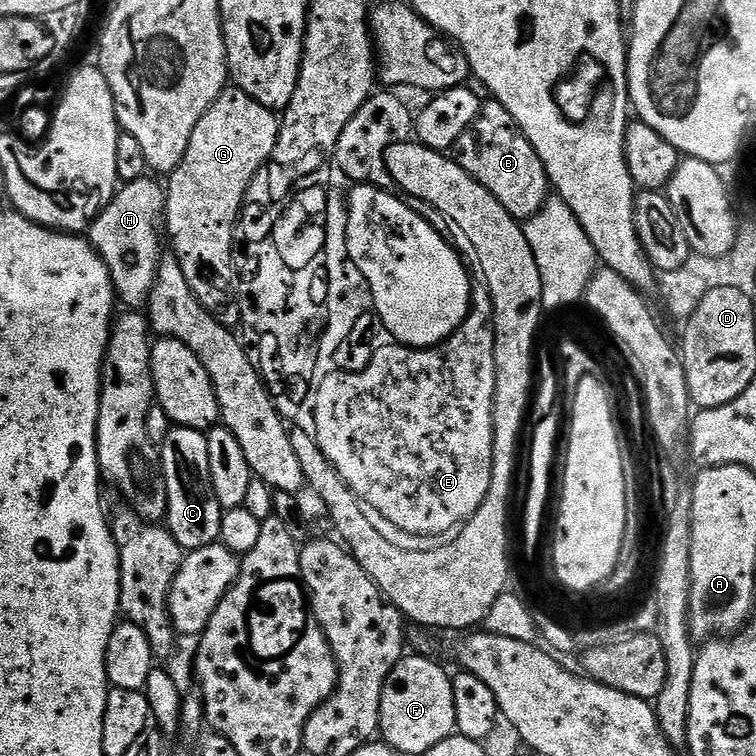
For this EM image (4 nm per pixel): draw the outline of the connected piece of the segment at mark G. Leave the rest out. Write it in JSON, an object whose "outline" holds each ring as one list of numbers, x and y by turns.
{"outline":[[235,86,225,87,218,99,206,110,202,127,190,138,190,146,182,162,167,177,163,223,168,223,168,236,172,239,174,259,182,266,190,290,204,308,217,310,234,292,232,282,232,231,238,228,244,195,259,168,270,160,280,133,280,120,271,108,262,106,250,94]]}

